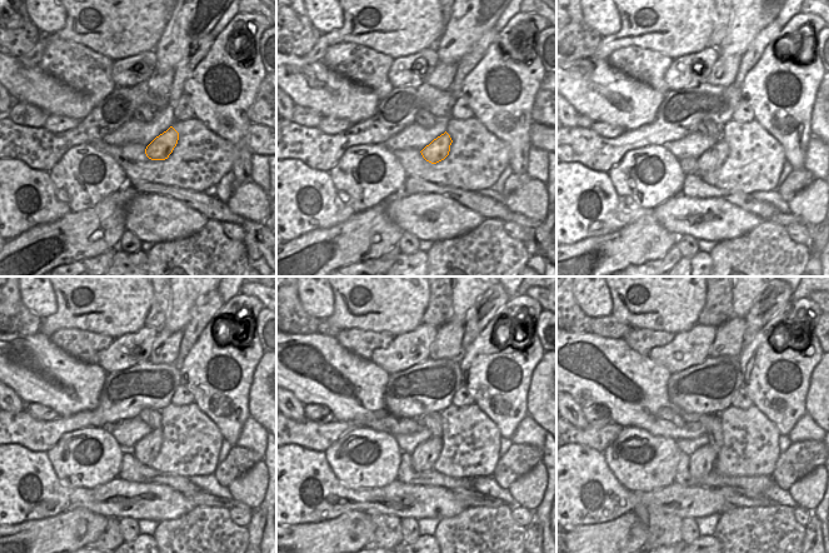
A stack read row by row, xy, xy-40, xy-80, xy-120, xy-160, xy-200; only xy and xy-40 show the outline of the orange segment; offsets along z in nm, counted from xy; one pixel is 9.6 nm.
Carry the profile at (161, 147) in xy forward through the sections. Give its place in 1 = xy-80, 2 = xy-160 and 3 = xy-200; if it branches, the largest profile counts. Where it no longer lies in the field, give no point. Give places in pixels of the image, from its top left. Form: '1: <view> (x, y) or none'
1: xy-80 (713, 158)
2: xy-160 (425, 454)
3: xy-200 (702, 462)

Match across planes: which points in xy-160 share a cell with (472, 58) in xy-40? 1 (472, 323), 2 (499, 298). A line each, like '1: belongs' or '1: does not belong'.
1: belongs
2: belongs

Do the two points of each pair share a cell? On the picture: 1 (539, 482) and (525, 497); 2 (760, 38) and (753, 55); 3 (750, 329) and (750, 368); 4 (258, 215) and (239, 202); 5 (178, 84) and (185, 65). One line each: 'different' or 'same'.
1: same
2: same
3: different
4: same
5: same

